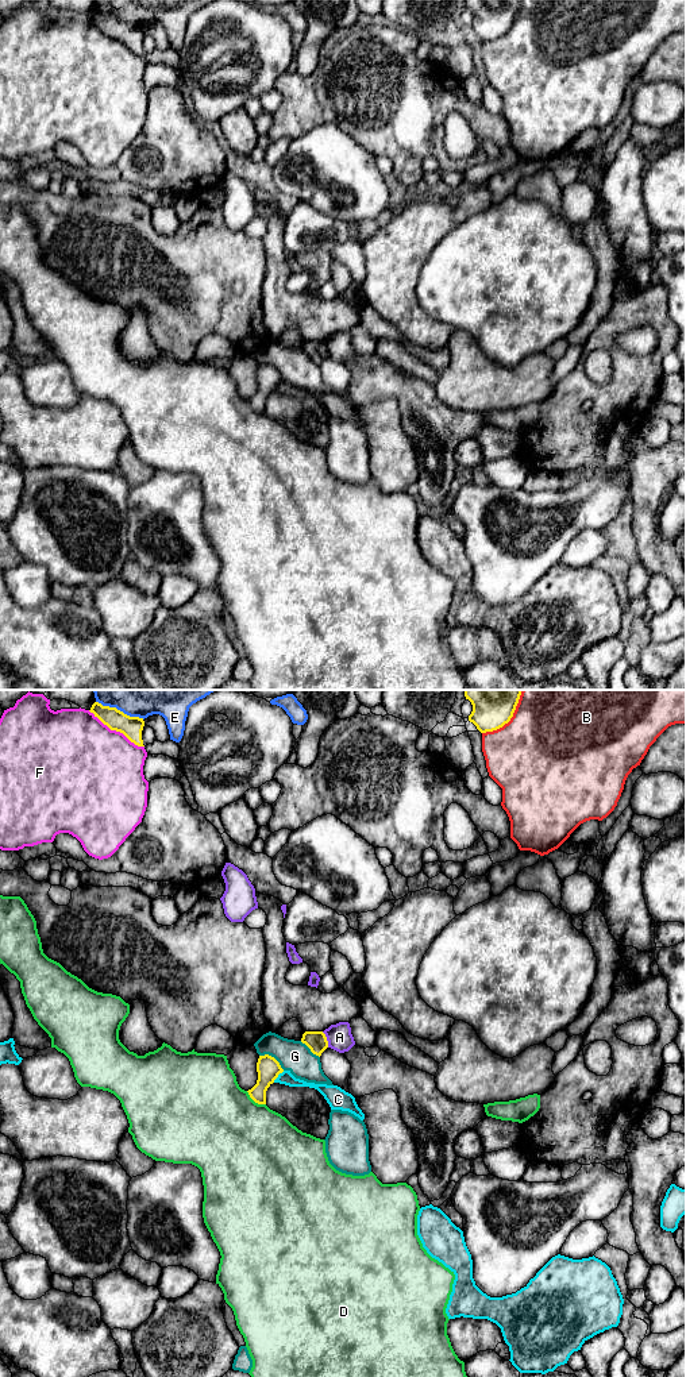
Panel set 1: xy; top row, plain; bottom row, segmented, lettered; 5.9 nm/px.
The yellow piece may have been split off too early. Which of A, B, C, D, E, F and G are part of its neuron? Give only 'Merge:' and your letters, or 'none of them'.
Merge: none of them

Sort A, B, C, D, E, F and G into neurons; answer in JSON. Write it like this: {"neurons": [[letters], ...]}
{"neurons": [["A"], ["B"], ["C"], ["D"], ["E"], ["F"], ["G"]]}

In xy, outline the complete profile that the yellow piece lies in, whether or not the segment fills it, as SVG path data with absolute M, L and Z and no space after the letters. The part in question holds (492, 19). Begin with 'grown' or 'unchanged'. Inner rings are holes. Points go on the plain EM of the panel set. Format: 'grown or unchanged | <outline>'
unchanged | M465 0L473 14L469 30L481 42L493 40L510 30L521 0Z

